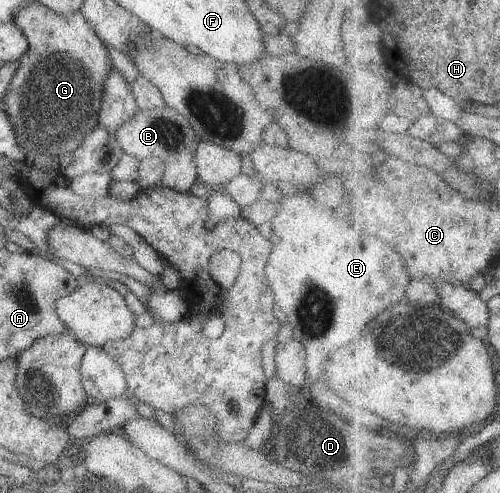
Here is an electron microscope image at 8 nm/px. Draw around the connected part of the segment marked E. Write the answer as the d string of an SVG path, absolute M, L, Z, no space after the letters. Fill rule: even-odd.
M297 190L295 193L281 195L278 199L279 207L270 219L271 235L269 237L269 243L271 243L271 251L267 255L267 261L264 267L265 283L271 289L273 294L273 301L277 313L281 313L287 323L292 327L292 338L295 341L299 341L303 345L306 353L306 373L314 381L314 388L316 391L322 385L323 375L323 361L337 349L337 347L343 347L347 345L347 341L351 339L363 339L363 333L365 333L365 327L375 319L379 317L385 309L389 309L391 305L399 303L403 297L405 297L405 291L407 291L407 285L409 285L409 279L411 278L410 271L407 271L406 263L403 257L399 253L395 253L387 243L383 243L381 239L377 237L371 237L371 235L365 235L359 227L359 231L353 231L353 227L347 227L335 213L333 213L333 233L331 233L331 239L329 239L329 211L325 211L325 200L320 193L314 193L306 190Z

